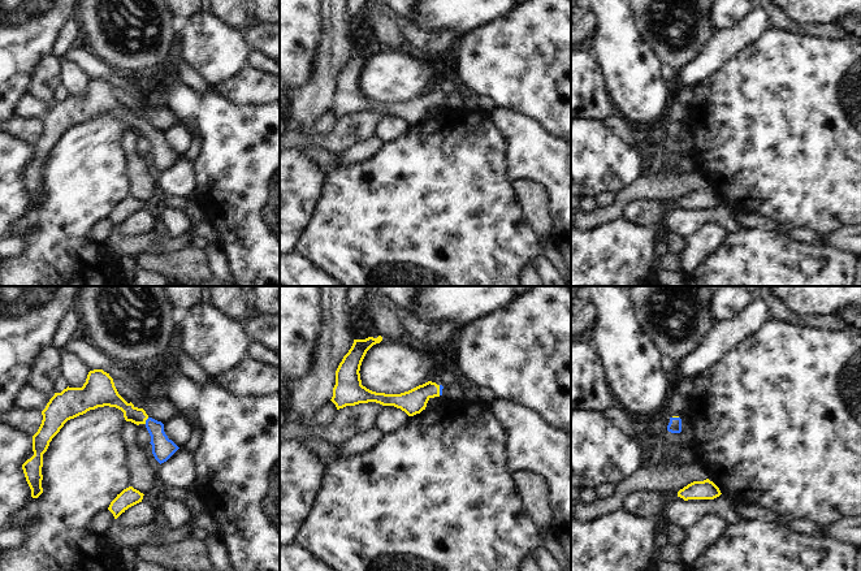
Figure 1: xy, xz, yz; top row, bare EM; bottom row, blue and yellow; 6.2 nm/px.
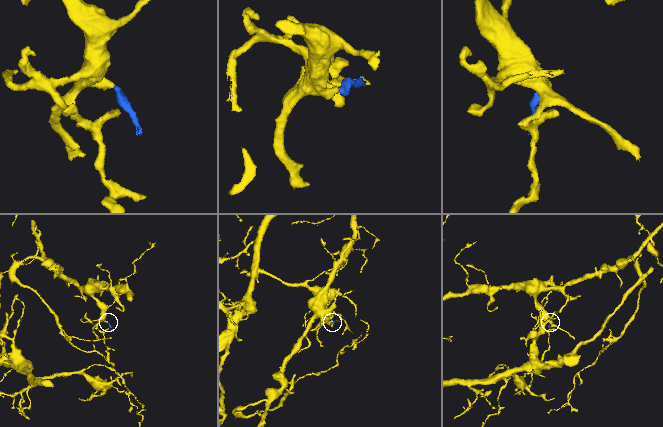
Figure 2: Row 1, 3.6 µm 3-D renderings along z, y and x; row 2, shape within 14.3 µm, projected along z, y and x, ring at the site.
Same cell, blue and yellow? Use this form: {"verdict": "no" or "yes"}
{"verdict": "yes"}

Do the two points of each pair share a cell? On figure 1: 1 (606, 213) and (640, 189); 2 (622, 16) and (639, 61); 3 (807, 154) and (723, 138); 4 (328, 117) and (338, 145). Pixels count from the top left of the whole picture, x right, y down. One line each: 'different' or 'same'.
1: same
2: same
3: same
4: different

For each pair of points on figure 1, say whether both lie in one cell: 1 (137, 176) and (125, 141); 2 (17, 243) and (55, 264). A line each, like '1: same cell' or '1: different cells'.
1: same cell
2: different cells

